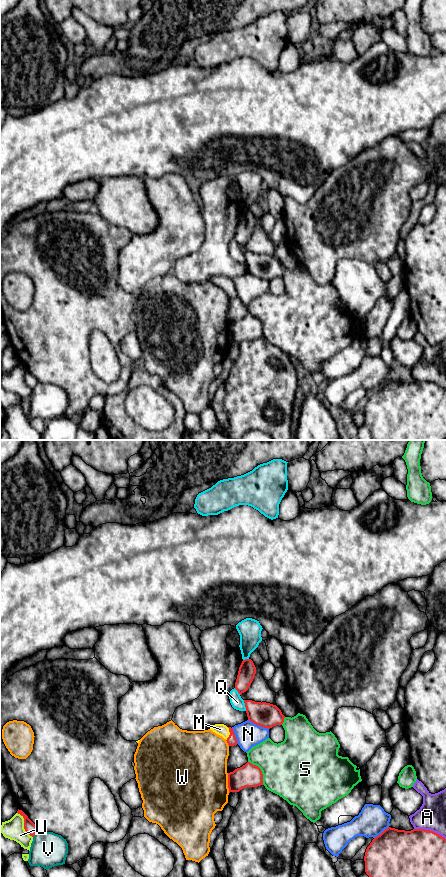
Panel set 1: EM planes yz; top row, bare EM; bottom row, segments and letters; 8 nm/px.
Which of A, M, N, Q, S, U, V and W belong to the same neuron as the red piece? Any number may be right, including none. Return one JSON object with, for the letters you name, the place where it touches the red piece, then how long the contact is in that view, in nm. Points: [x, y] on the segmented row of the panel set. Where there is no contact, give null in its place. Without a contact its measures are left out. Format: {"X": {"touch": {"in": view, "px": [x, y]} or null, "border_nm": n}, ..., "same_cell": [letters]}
{"M": {"touch": {"in": "yz", "px": [230, 734]}, "border_nm": 110}, "same_cell": ["M"]}

